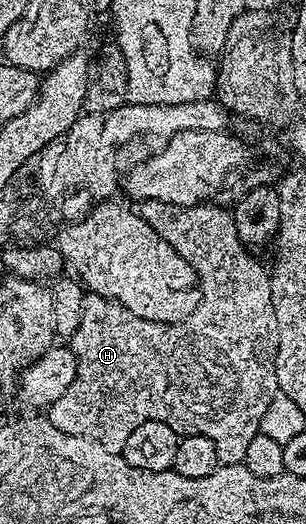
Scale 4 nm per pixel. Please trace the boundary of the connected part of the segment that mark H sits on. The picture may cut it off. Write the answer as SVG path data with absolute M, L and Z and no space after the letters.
M143 200L140 204L140 214L154 227L156 234L160 234L160 238L164 242L171 244L194 267L194 272L198 276L198 283L202 289L200 302L196 306L196 310L192 310L192 314L188 318L184 318L175 324L165 324L164 322L152 322L144 318L136 318L136 314L132 314L115 300L93 294L83 295L80 326L68 340L69 347L78 360L78 373L72 382L72 386L68 386L68 390L64 390L64 394L60 394L60 398L56 398L56 402L50 405L48 418L52 422L52 426L56 426L56 430L60 430L64 434L76 434L80 438L95 440L104 446L104 450L112 450L119 454L124 450L128 436L132 433L132 430L135 430L136 426L141 426L149 420L164 422L177 432L179 437L203 436L208 438L216 446L219 465L242 464L248 454L248 445L252 443L252 438L260 435L264 410L268 410L272 398L279 395L280 392L278 375L276 374L278 327L276 326L276 310L272 306L270 272L267 265L265 268L264 265L257 264L249 256L251 253L240 240L233 215L227 210L225 212L224 209L217 208L214 202L203 202L192 206L172 206L168 202Z

